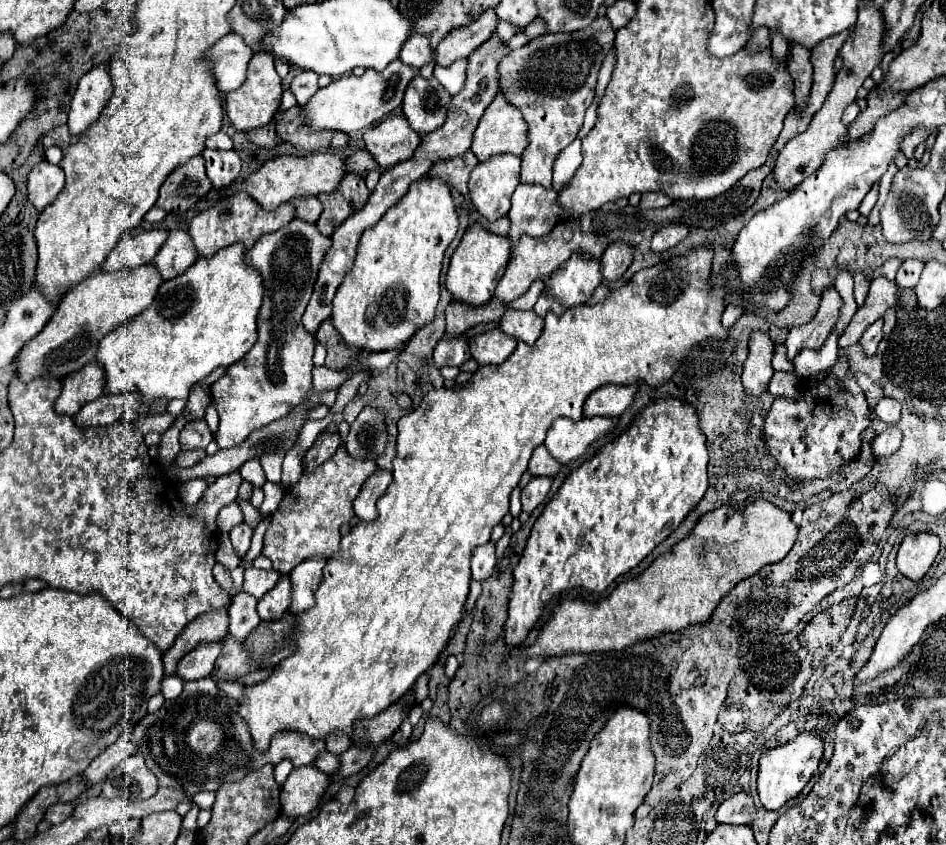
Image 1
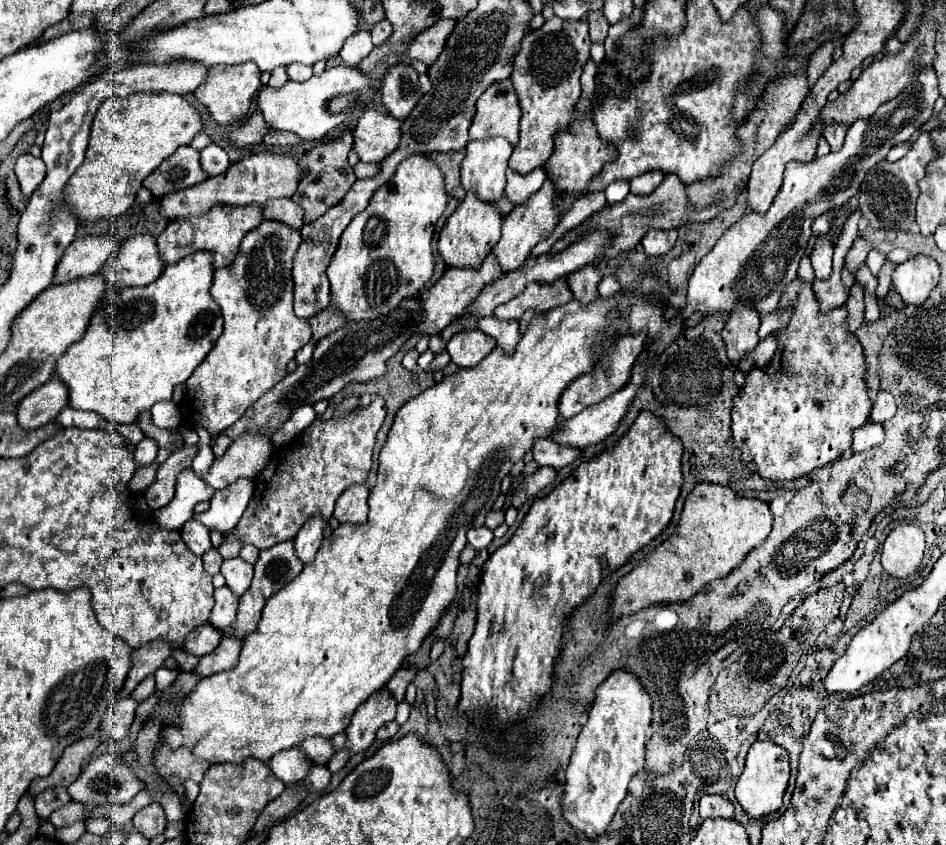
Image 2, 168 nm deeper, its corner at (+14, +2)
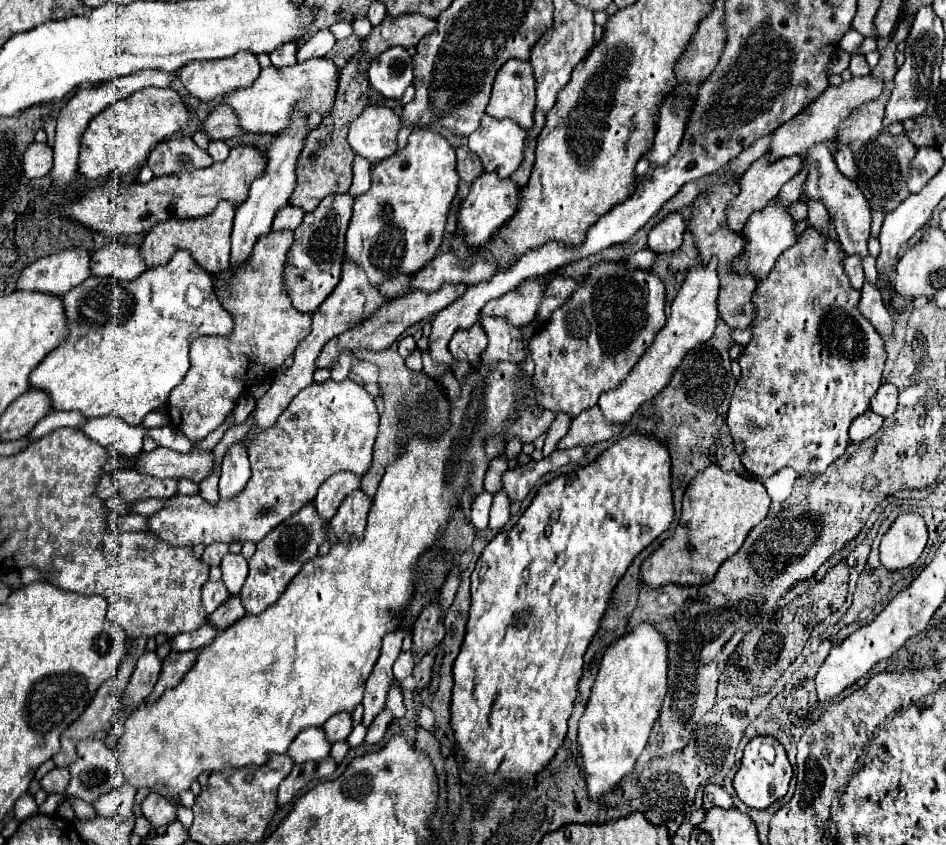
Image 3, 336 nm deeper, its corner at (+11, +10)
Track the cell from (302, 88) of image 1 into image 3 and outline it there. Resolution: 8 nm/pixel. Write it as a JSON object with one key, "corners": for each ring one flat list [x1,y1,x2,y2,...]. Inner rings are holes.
{"corners":[[319,30,311,36,311,40,307,40,299,52,297,52,297,62,305,62,309,58,323,58,335,44,335,38,331,36,329,30]]}

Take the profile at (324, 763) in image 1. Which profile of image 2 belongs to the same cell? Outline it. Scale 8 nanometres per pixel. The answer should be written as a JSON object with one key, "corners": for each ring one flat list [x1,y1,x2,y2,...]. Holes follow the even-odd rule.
{"corners":[[340,750,340,752,336,752,336,754,332,756,332,760,330,760,326,766,328,766,330,772,338,772,338,770,344,768,344,764,348,762,348,758,350,758,348,750]]}

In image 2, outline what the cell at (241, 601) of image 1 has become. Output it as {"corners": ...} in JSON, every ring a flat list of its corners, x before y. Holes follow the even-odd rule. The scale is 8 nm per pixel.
{"corners":[[228,586,214,590,214,608,210,614,210,624,220,628,222,632,232,632,236,620,238,598,230,592]]}

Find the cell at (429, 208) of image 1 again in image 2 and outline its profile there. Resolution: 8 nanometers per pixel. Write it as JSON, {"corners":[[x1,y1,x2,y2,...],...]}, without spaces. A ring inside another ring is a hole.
{"corners":[[426,154,404,158,394,176,374,192,370,204,344,230,338,250,326,270,332,286,332,302,348,320,374,320,386,316,392,308,400,306,406,296,418,296,426,290,434,272,434,224,446,210,446,204,448,194,444,190,444,174]]}

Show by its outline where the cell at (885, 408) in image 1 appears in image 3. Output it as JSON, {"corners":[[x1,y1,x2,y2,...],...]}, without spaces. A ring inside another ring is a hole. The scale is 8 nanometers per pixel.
{"corners":[[883,384,877,390,877,396,871,398,871,410,883,418,891,416,897,410,897,388,893,384]]}

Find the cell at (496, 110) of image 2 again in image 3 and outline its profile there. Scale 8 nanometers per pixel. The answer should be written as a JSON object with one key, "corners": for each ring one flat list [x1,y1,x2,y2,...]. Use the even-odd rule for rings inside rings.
{"corners":[[509,60,497,72,487,114,491,118,515,120,523,130,533,126,535,78,529,62]]}

